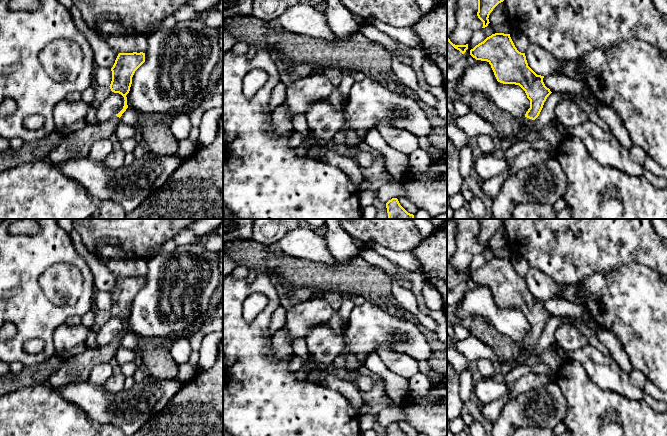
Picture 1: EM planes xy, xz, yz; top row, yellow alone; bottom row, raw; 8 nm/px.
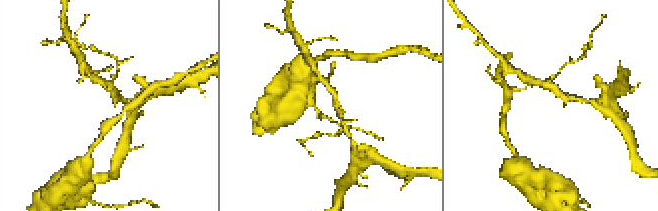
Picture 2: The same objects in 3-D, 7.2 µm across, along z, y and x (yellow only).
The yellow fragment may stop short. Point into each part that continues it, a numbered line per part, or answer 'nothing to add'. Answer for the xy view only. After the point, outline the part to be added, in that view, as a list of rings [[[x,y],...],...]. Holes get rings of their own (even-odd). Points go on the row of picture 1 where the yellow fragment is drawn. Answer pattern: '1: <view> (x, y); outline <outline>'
1: xy (77, 144); outline [[[115,115],[100,124],[88,124],[83,129],[70,132],[50,151],[48,160],[56,165],[68,160],[87,157],[92,144],[99,139],[109,139],[115,133],[119,123],[119,117]]]

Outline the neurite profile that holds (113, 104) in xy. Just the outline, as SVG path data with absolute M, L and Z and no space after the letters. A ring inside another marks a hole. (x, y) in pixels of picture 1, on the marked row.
M112 92L97 108L96 124L105 122L118 114L123 109L124 101L121 94Z

